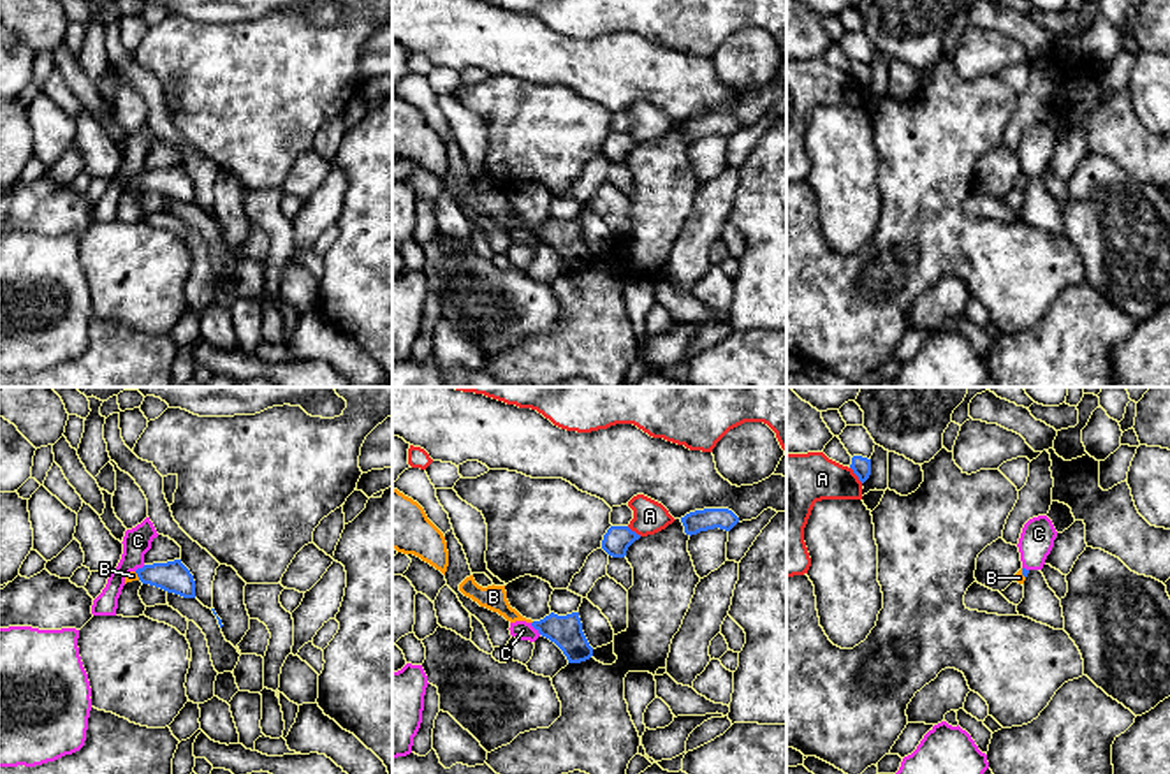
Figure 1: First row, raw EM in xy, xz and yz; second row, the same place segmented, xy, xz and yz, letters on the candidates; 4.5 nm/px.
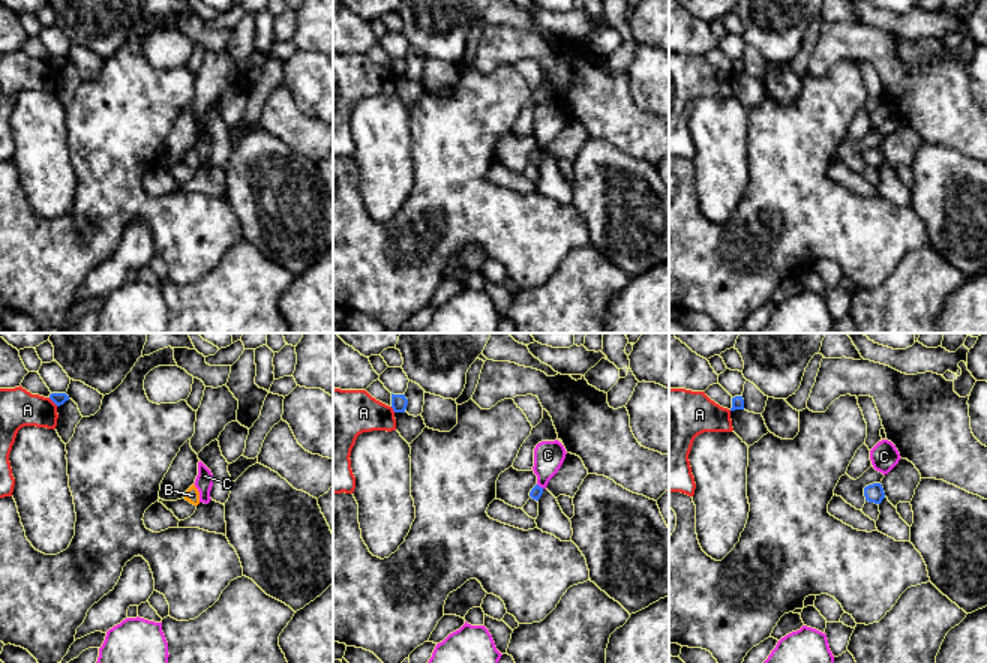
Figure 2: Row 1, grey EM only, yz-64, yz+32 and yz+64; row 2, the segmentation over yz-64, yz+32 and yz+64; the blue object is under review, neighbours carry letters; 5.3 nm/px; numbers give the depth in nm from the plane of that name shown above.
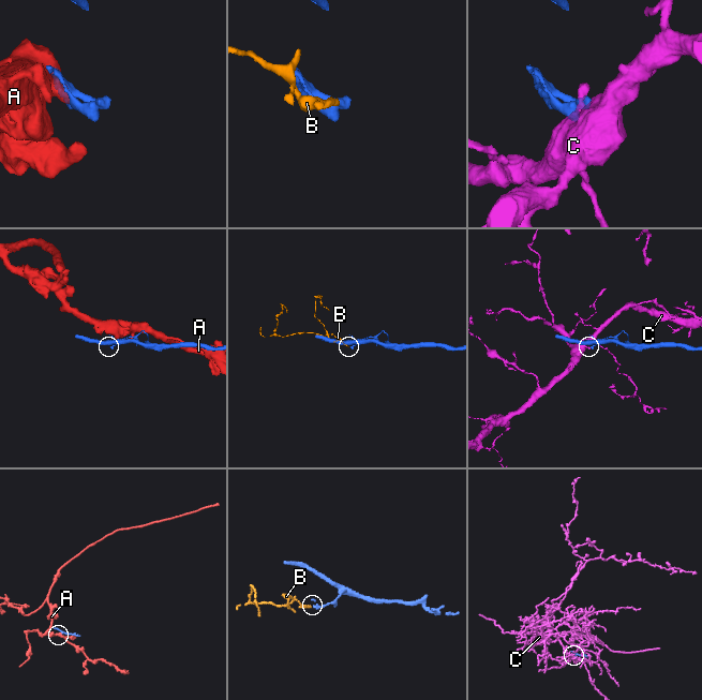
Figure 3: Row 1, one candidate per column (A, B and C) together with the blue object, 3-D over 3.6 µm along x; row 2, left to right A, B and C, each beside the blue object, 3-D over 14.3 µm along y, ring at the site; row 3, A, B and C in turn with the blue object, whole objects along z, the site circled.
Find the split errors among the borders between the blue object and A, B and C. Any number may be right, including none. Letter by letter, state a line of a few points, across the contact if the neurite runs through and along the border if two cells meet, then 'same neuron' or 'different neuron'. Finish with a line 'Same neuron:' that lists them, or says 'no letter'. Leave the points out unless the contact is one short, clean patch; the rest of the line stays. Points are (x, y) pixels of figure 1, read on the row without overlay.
A: different neuron
B: line yz (1024, 178), (1023, 180), (1019, 183); same neuron
C: line xz (530, 229), (541, 240); different neuron
Same neuron: B

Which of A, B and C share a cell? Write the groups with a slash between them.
A / B / C

